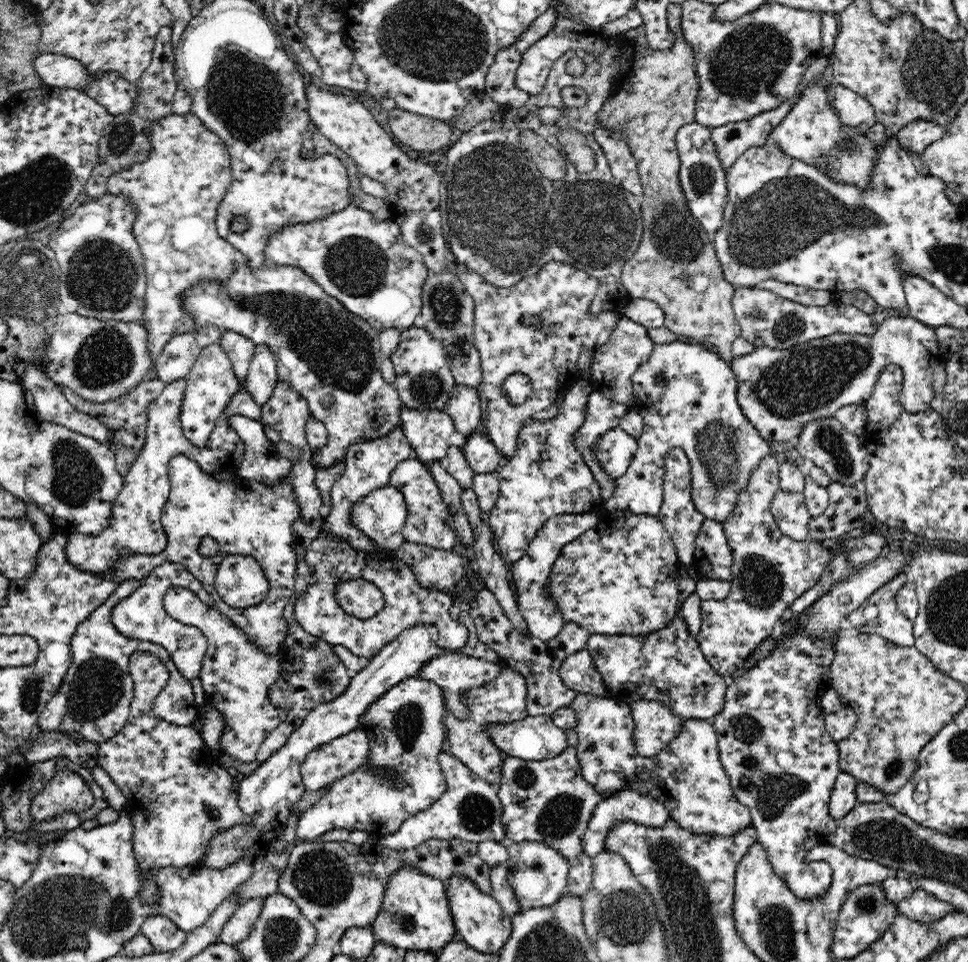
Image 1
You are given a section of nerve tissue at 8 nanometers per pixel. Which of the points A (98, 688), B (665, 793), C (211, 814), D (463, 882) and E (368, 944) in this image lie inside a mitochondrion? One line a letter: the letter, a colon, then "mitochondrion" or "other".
A: mitochondrion
B: other
C: other
D: other
E: other

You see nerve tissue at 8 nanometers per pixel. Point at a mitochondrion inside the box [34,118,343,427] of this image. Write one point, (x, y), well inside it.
(102, 275)

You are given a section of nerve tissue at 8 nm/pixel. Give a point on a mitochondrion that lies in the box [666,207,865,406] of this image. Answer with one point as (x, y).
(788, 326)

